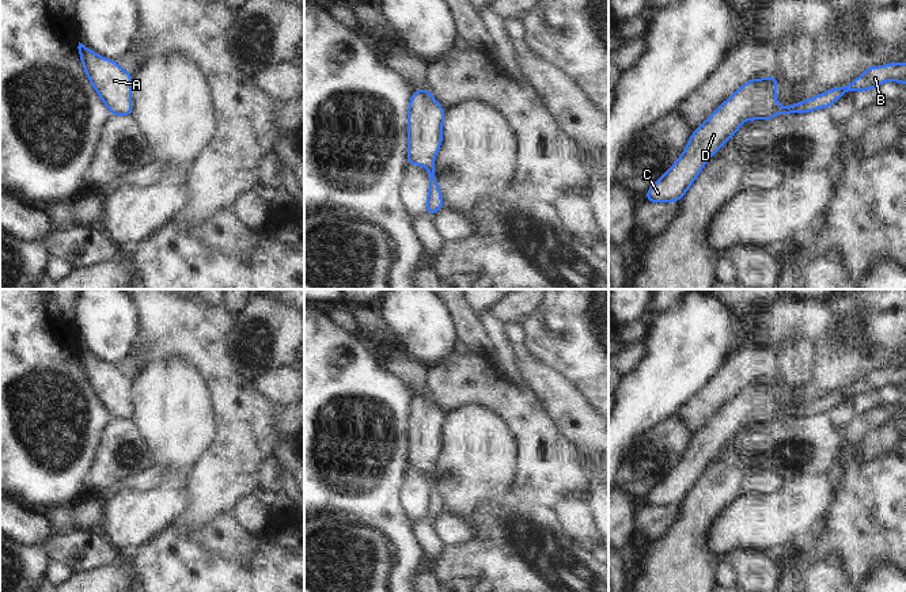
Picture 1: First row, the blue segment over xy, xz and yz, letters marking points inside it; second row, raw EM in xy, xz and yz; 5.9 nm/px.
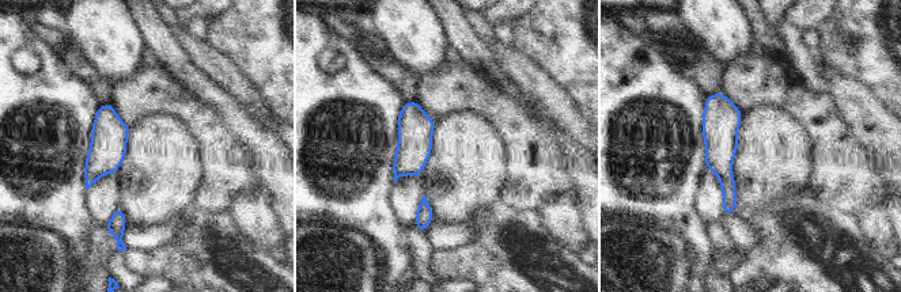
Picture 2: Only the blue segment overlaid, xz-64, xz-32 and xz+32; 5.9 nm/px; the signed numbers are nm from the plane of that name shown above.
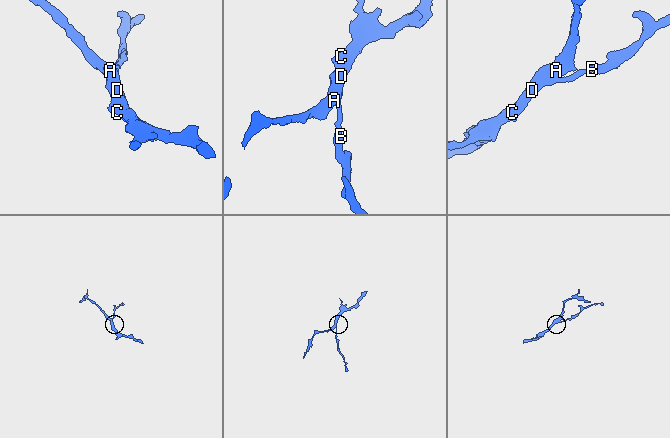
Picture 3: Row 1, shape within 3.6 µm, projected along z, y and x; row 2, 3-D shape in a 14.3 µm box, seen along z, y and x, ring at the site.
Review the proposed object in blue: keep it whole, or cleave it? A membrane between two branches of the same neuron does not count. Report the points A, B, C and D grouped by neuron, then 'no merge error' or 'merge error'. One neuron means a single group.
A B C D; no merge error

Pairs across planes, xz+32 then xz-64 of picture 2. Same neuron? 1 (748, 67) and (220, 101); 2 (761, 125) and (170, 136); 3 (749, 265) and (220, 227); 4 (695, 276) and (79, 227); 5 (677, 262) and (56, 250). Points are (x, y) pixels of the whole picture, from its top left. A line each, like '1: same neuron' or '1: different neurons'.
1: different neurons
2: same neuron
3: same neuron
4: same neuron
5: same neuron

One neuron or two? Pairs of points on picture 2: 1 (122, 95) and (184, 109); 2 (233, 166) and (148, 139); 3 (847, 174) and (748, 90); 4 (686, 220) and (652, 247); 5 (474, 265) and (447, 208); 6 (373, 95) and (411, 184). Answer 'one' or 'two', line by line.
1: one
2: two
3: one
4: two
5: two
6: two

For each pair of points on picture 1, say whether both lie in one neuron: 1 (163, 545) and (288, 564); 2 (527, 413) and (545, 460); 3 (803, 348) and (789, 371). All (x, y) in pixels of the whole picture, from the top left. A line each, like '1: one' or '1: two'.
1: one
2: one
3: one

